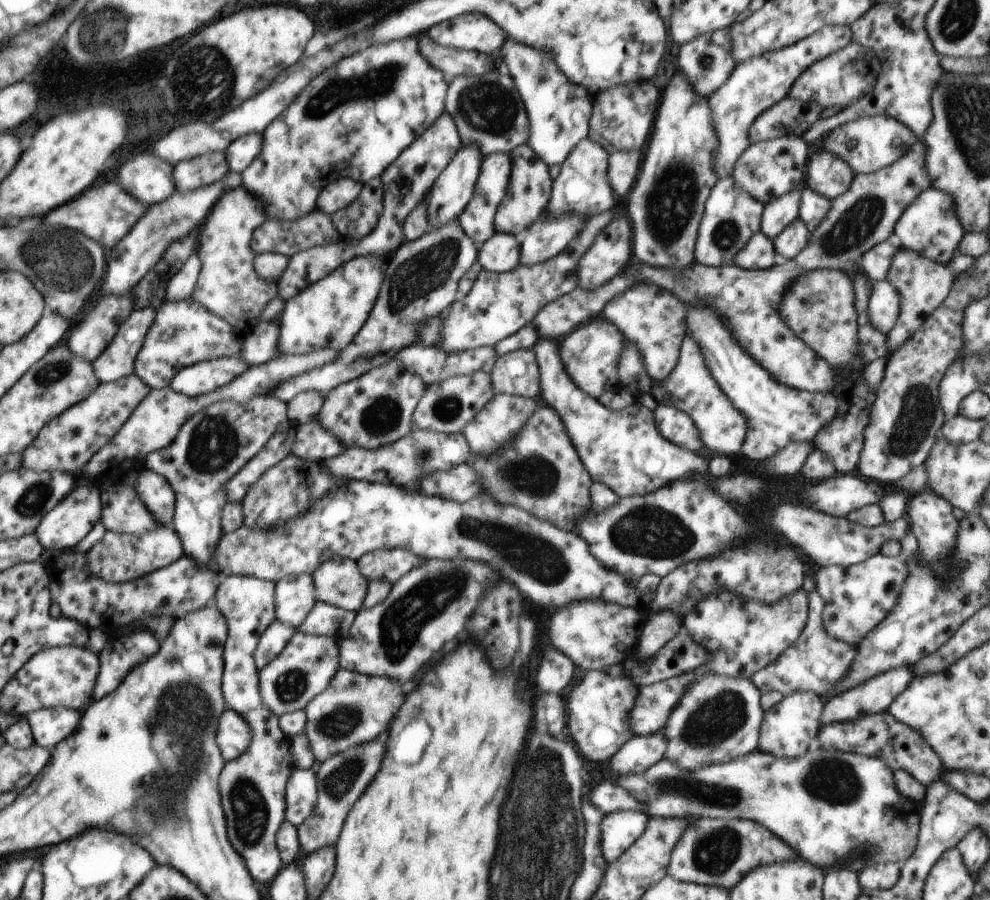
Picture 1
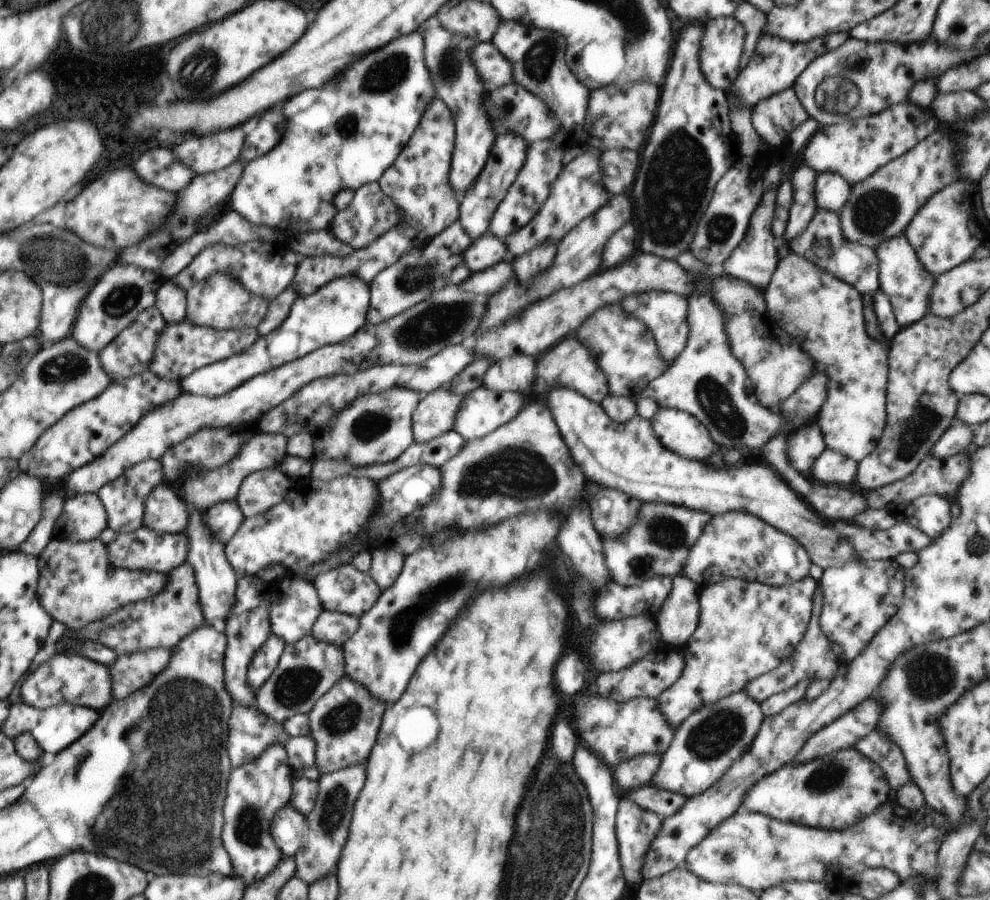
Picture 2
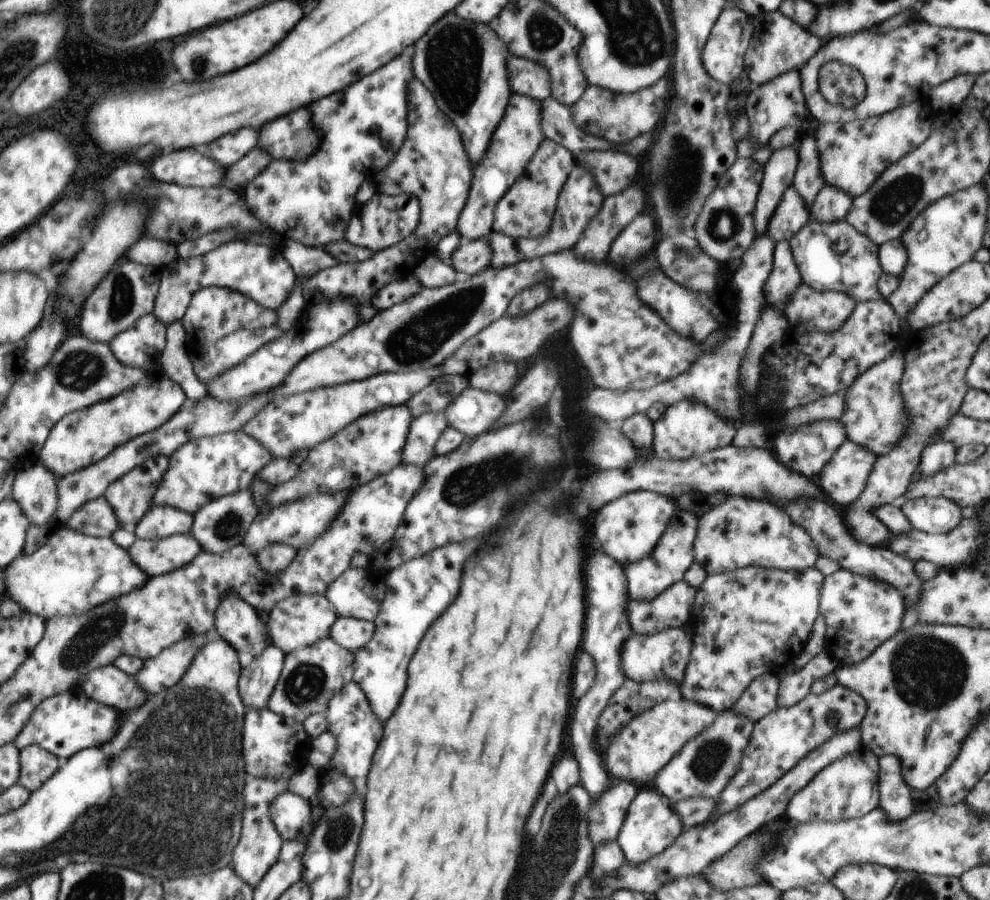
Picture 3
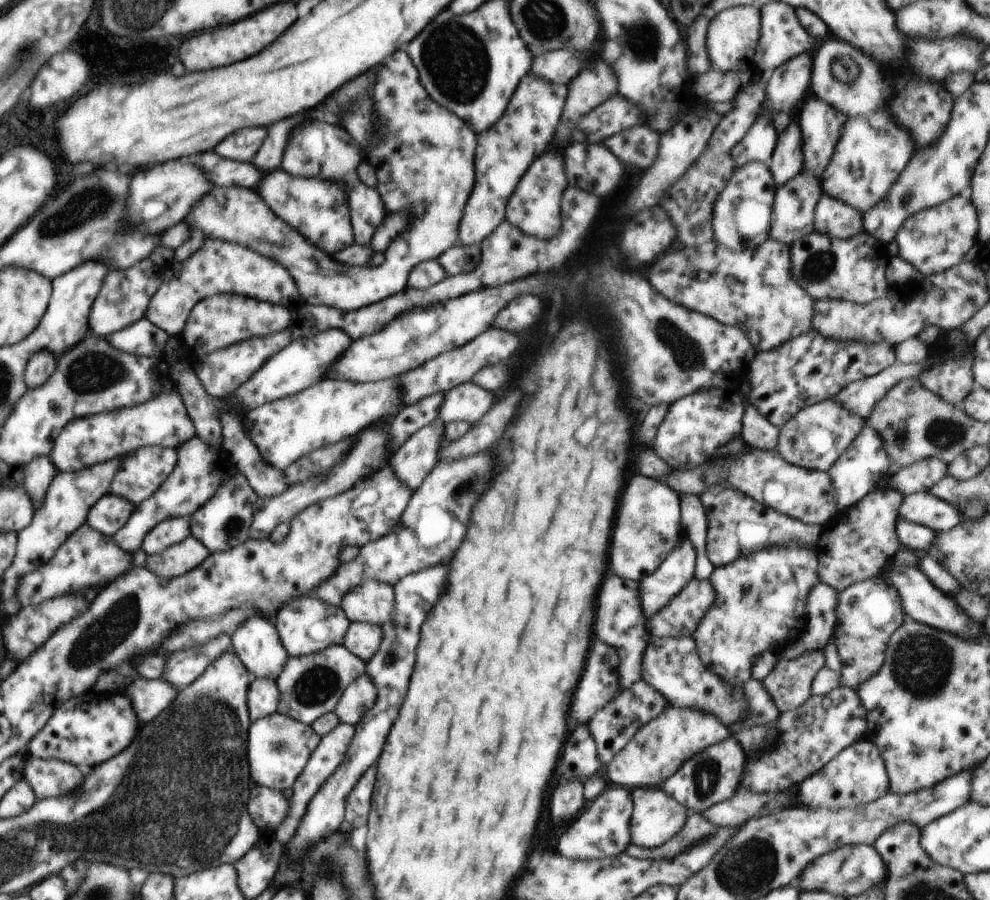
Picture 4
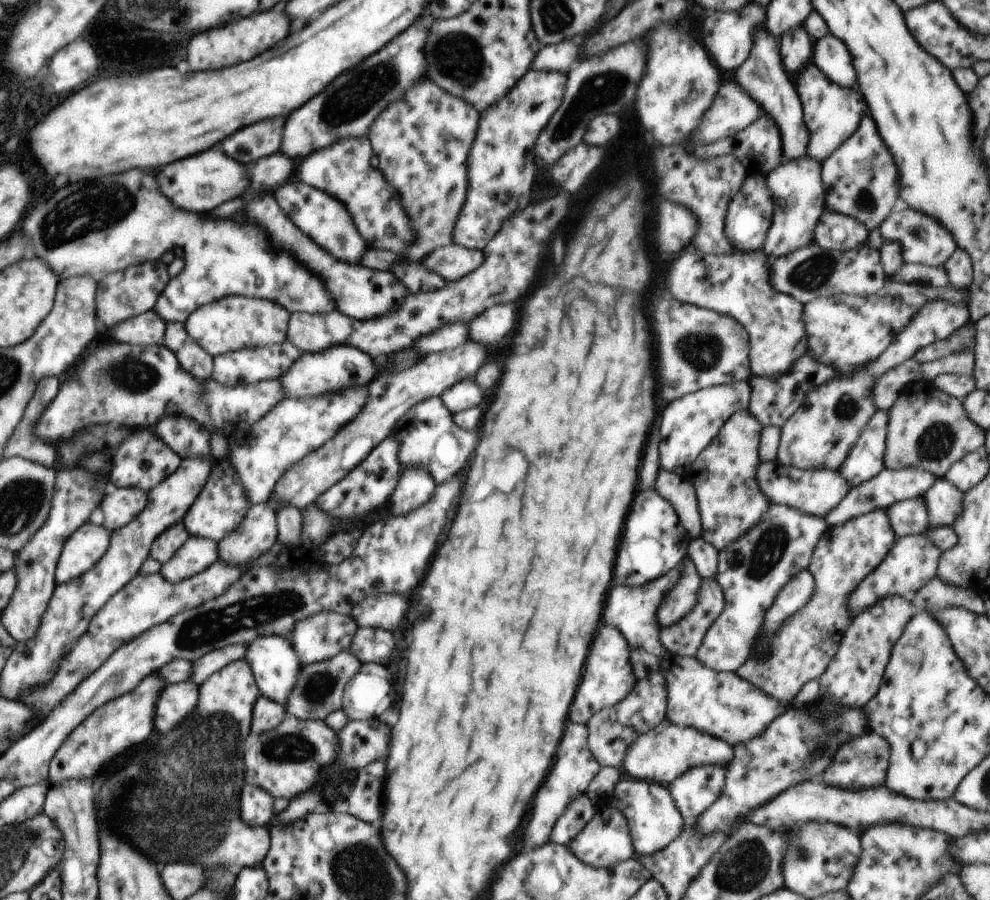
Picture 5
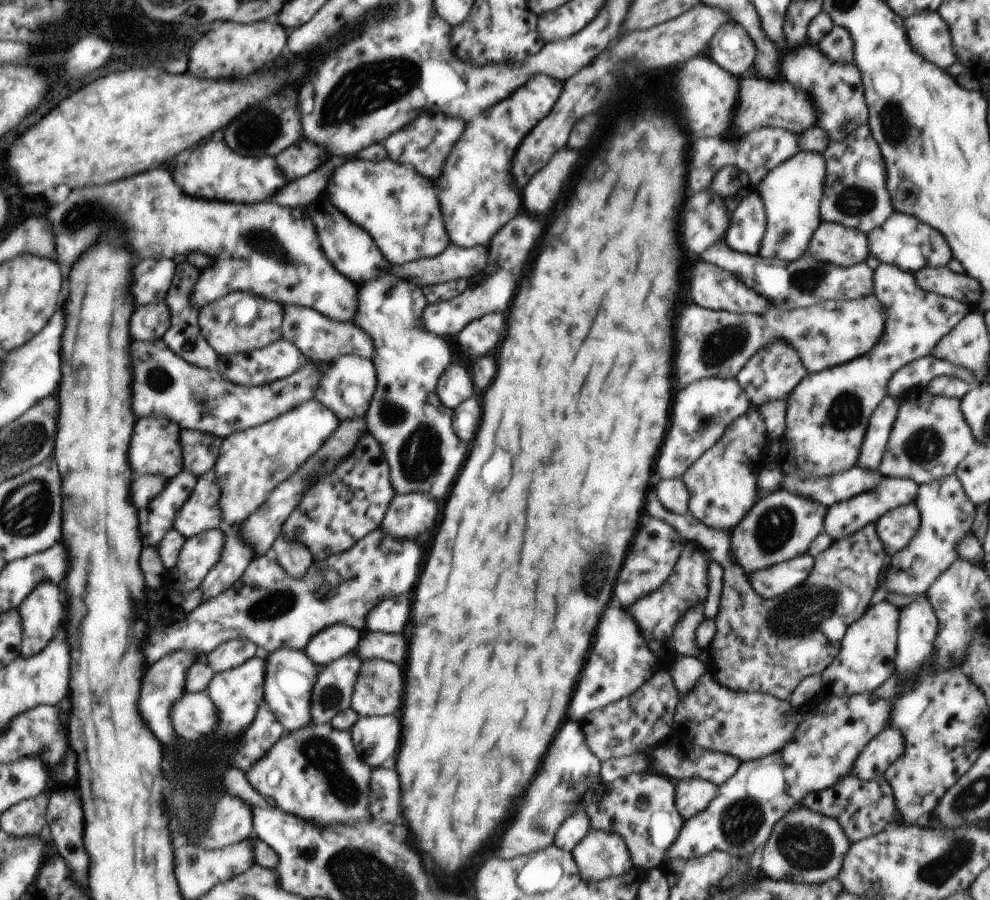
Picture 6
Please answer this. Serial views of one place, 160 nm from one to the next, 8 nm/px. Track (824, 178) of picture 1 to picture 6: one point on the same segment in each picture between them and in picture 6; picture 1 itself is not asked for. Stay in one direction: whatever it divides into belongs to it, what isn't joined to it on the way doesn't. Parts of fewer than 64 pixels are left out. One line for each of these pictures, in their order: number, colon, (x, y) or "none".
2: (832, 192)
3: (831, 203)
4: (833, 218)
5: (835, 232)
6: (832, 242)

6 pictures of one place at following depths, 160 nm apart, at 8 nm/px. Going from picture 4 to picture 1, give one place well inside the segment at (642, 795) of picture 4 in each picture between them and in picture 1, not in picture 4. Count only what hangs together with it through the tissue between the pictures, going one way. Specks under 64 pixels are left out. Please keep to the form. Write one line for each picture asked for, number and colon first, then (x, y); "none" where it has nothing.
1: (620, 829)
2: (635, 827)
3: (650, 826)

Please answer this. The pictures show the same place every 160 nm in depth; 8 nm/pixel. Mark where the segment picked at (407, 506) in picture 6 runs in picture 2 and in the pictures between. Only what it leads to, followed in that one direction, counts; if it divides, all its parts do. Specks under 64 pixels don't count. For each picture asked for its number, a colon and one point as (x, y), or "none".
2: (435, 414)
3: (424, 431)
4: (411, 464)
5: (415, 486)

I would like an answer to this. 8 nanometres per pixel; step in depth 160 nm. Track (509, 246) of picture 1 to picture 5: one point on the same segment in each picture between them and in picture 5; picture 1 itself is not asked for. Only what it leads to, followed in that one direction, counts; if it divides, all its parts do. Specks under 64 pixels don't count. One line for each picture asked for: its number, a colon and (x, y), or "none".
2: (484, 252)
3: (472, 256)
4: (458, 259)
5: (451, 262)

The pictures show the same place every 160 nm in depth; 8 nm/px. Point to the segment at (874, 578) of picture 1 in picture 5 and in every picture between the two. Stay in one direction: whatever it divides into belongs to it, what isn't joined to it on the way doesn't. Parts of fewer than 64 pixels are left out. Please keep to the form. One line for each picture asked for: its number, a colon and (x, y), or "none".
2: (859, 598)
3: (861, 613)
4: (869, 612)
5: (854, 675)

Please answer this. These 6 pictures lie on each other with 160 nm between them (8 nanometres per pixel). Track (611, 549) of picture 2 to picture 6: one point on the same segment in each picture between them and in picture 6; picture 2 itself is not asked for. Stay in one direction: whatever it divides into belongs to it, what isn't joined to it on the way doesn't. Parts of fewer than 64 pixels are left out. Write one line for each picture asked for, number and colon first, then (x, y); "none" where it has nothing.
3: (673, 555)
4: (678, 570)
5: (679, 601)
6: (683, 634)

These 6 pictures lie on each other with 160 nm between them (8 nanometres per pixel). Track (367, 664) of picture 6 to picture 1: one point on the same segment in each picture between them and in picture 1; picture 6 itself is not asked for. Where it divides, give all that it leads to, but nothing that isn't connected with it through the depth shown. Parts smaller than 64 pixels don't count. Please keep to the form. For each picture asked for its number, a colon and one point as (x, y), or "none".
1: (354, 709)
2: (345, 722)
3: (350, 718)
4: (359, 697)
5: (370, 692)

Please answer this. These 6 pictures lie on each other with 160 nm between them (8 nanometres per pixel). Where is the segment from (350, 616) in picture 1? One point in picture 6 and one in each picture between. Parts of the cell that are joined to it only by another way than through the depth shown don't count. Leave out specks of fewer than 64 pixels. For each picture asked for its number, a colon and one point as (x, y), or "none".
2: (333, 627)
3: (350, 633)
4: (363, 639)
5: (370, 645)
6: (384, 646)

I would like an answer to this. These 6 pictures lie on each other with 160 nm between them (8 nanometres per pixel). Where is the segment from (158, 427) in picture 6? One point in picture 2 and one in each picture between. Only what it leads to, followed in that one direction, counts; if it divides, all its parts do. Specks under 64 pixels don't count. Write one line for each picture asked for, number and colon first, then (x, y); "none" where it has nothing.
2: (124, 498)
3: (131, 496)
4: (142, 472)
5: (142, 460)

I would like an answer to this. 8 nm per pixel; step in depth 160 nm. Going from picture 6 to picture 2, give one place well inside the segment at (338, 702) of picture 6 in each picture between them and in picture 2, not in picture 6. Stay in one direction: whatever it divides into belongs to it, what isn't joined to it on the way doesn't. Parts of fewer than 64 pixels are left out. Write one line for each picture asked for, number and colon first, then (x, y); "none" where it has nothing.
2: (307, 670)
3: (311, 675)
4: (309, 687)
5: (319, 689)

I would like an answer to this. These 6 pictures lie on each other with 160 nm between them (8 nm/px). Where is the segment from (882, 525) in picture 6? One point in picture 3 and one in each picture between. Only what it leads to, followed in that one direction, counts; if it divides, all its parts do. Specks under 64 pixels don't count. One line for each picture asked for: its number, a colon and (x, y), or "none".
3: (931, 515)
4: (925, 509)
5: (908, 517)

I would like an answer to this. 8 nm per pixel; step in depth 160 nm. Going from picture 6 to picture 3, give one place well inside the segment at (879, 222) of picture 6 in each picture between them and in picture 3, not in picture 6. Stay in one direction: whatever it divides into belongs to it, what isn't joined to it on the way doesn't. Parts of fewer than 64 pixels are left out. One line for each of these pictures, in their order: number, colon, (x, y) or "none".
3: (852, 159)
4: (872, 150)
5: (867, 192)

